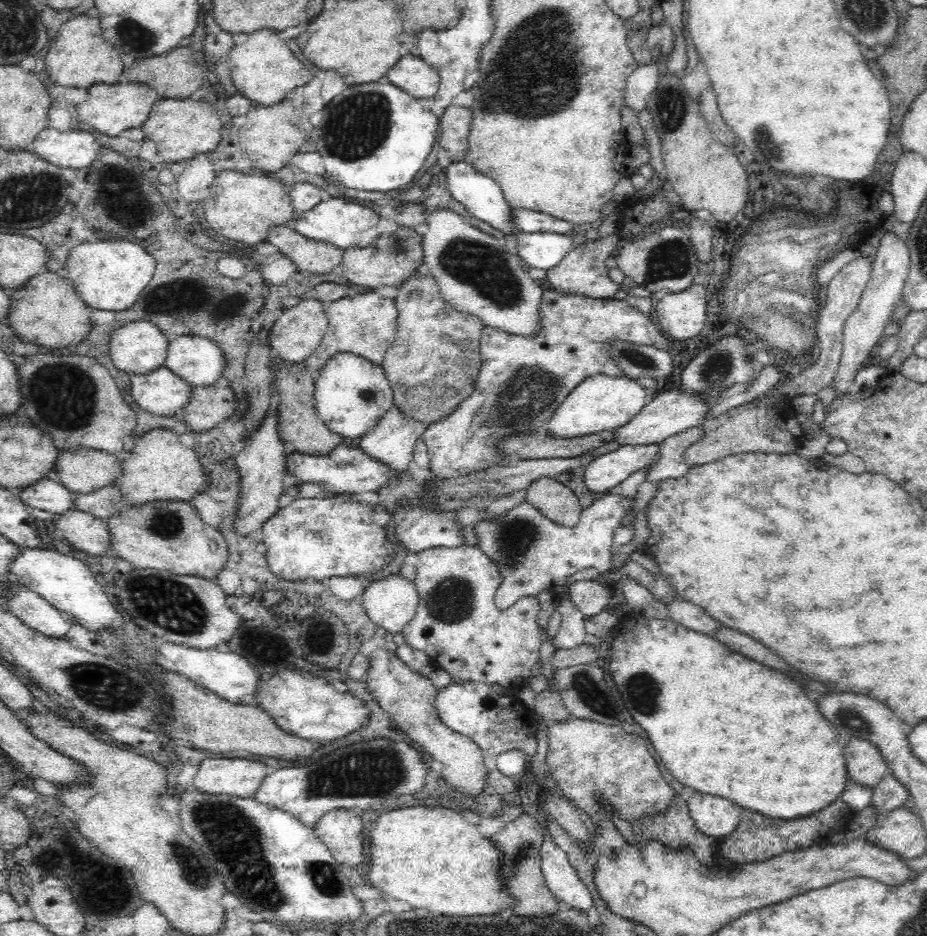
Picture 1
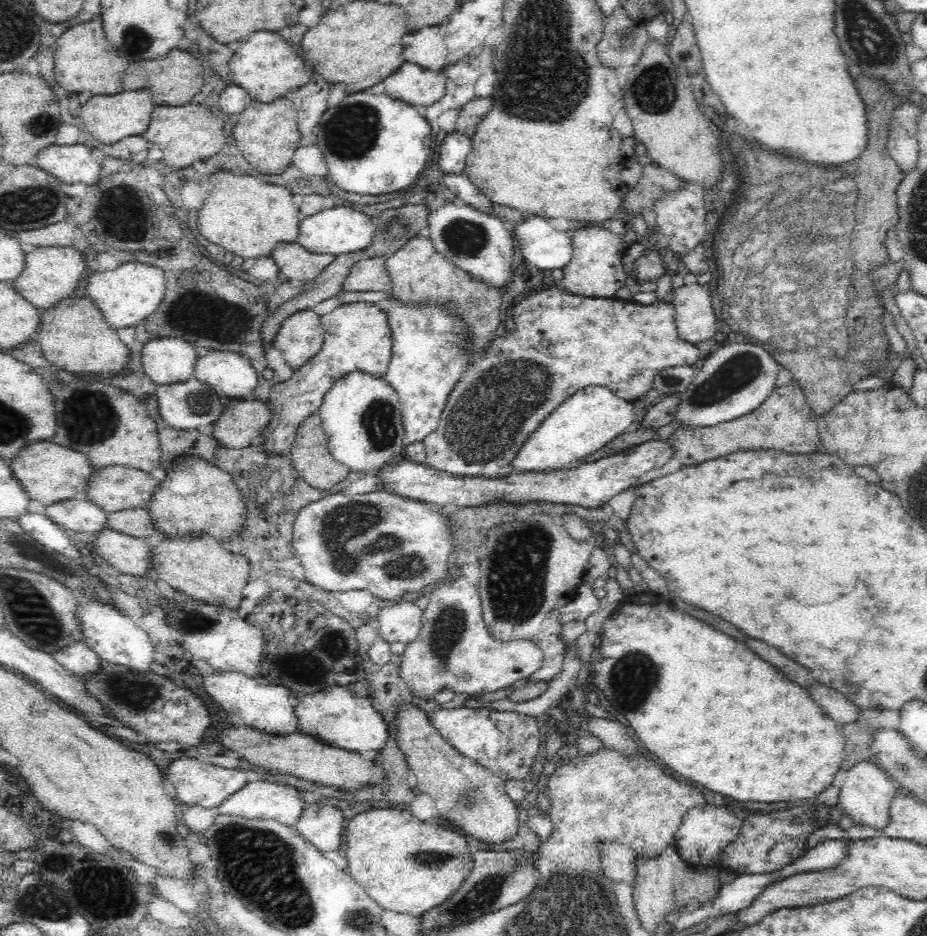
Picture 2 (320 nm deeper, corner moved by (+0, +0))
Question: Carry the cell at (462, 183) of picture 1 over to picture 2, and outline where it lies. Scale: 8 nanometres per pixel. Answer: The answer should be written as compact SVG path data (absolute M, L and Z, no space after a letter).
M454 131L448 133L440 144L440 168L443 174L463 172L466 158L472 150L472 138Z

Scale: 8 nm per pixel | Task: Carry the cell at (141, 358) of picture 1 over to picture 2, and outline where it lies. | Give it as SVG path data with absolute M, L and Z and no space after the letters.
M152 338L143 346L142 366L152 382L169 385L194 378L197 358L182 338Z

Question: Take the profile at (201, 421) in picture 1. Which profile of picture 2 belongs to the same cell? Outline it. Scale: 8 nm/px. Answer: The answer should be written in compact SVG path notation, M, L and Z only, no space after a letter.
M250 398L250 400L224 399L225 411L214 423L210 432L214 438L225 447L231 449L246 448L252 444L258 444L263 440L263 430L271 421L272 413L268 402Z

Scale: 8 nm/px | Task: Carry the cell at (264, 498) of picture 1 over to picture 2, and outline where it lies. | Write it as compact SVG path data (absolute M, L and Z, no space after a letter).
M374 303L343 304L321 316L320 320L325 330L320 352L297 368L291 378L272 387L268 400L272 418L263 430L261 441L270 454L290 450L302 421L319 412L323 398L337 380L354 371L366 372L373 377L384 377L387 371L392 333L386 311Z

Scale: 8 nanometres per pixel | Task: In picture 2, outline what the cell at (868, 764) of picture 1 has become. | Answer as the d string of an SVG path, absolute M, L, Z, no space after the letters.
M862 761L847 770L837 804L841 813L848 815L856 826L870 827L881 834L890 824L890 805L898 792L897 785L882 768L870 761Z

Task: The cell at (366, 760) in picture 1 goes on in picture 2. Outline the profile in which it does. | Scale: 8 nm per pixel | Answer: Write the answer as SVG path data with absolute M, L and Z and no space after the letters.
M256 780L248 781L240 790L218 804L216 810L220 815L240 816L248 820L274 820L287 827L294 827L302 808L304 805L294 788L287 785L282 786L278 782Z

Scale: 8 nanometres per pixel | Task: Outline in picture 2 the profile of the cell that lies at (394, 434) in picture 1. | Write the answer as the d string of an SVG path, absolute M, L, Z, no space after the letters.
M391 296L386 299L388 304L382 311L388 315L392 343L383 378L398 396L405 428L403 443L407 447L415 441L423 442L436 430L450 393L477 356L471 348L471 330L457 312L449 312L439 304L404 304Z

